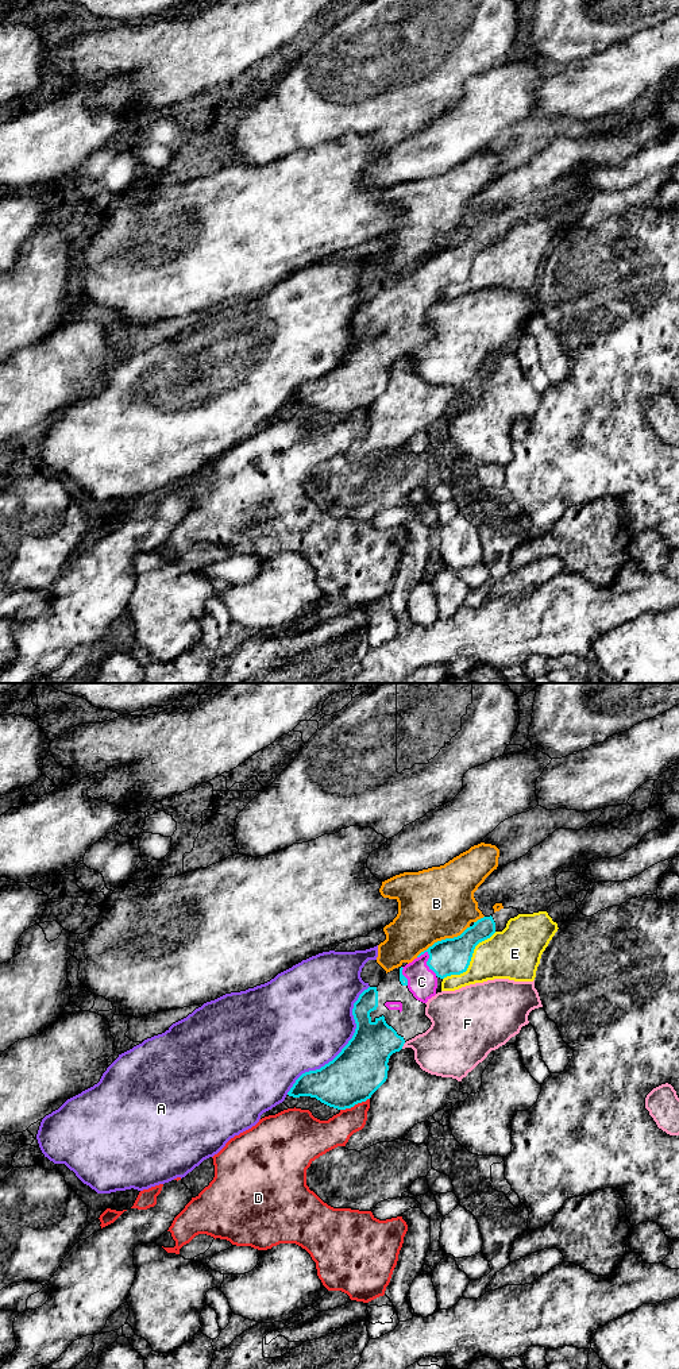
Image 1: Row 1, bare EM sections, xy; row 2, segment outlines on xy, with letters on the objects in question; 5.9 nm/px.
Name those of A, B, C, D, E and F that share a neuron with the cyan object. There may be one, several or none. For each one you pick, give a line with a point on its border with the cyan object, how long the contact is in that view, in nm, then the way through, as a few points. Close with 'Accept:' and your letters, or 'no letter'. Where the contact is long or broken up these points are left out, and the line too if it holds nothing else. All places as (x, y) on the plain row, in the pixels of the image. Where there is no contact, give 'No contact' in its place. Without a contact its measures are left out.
C: Touches cyan at xy (428, 269). Shared border 170 nm
Accept: C

